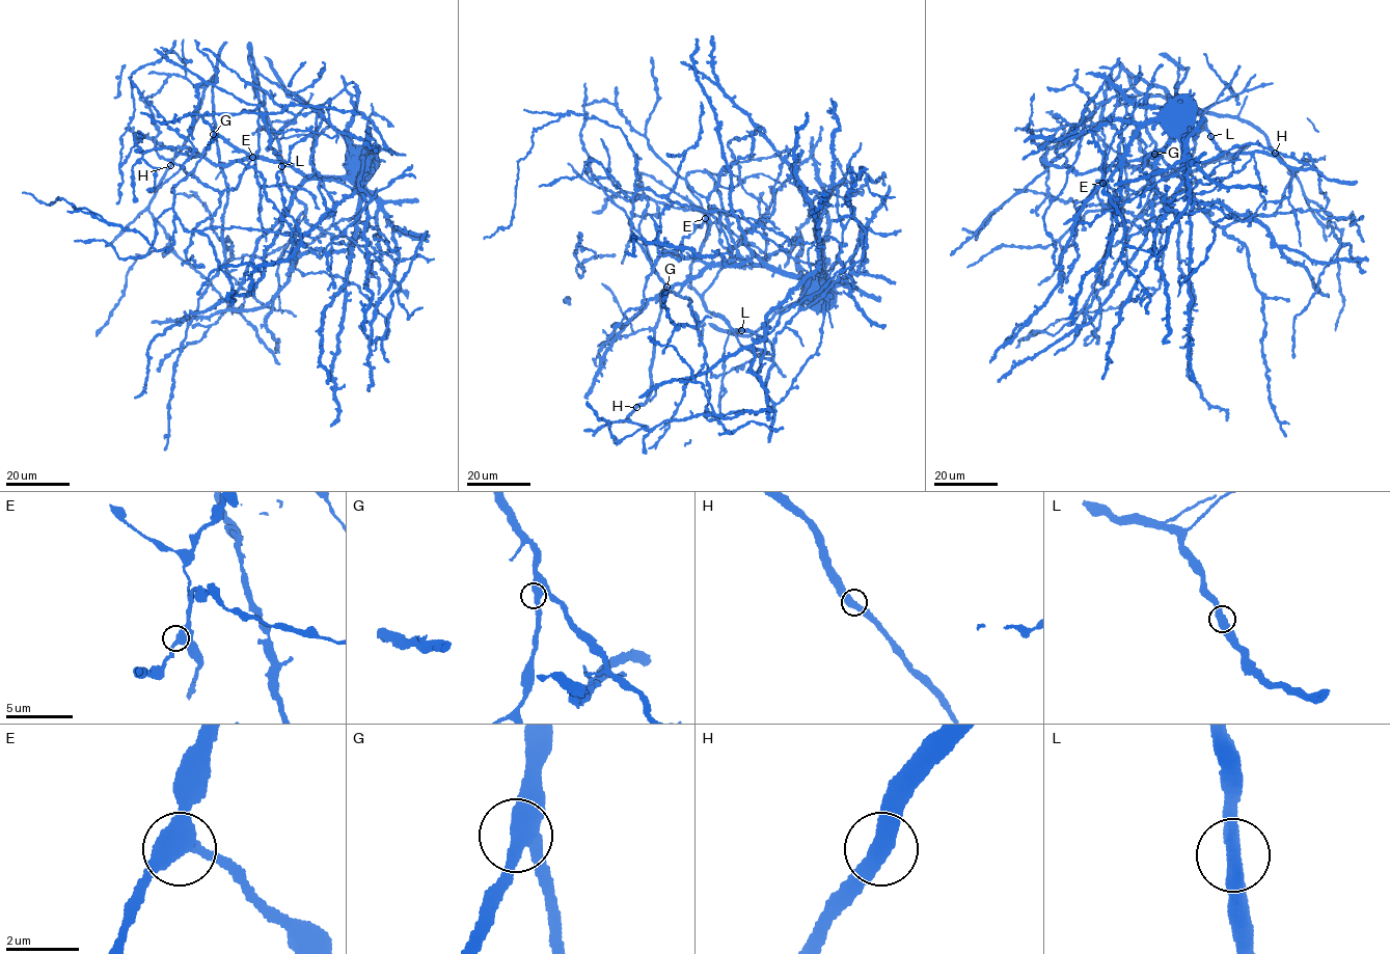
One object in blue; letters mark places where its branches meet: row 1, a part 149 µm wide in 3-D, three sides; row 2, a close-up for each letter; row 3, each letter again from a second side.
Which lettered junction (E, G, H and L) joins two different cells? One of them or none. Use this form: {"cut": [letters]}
{"cut": []}

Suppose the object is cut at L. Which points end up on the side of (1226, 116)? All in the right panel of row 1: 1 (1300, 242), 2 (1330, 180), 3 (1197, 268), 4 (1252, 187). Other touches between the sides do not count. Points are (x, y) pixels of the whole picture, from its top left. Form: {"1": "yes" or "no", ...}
{"1": "no", "2": "no", "3": "no", "4": "yes"}

